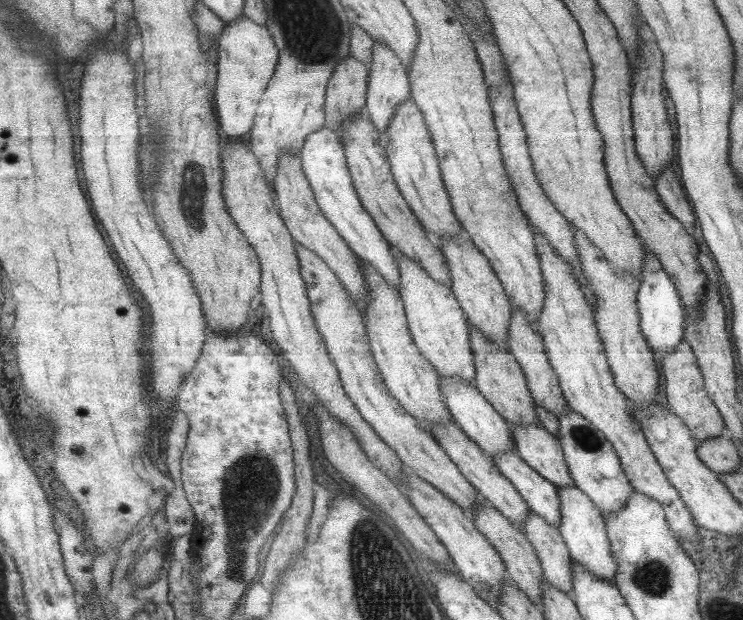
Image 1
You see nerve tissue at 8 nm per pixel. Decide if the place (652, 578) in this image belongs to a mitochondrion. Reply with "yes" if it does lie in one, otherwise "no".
yes

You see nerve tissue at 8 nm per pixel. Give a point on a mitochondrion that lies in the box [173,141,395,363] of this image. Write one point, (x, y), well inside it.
(194, 185)

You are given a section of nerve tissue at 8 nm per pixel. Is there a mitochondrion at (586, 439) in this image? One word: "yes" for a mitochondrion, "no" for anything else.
yes

